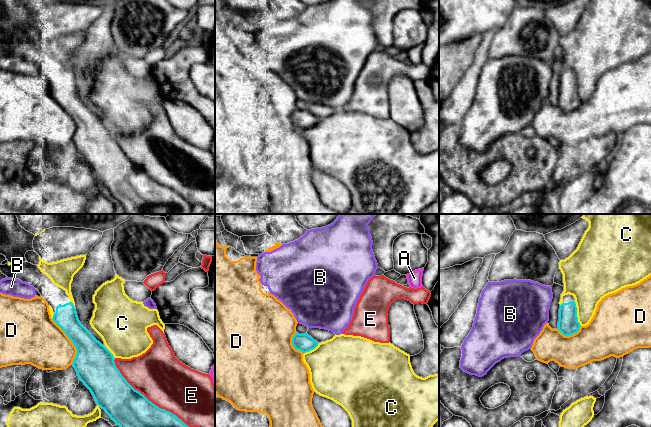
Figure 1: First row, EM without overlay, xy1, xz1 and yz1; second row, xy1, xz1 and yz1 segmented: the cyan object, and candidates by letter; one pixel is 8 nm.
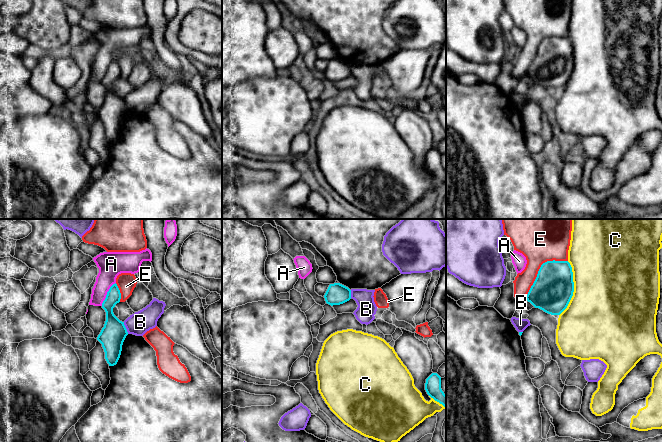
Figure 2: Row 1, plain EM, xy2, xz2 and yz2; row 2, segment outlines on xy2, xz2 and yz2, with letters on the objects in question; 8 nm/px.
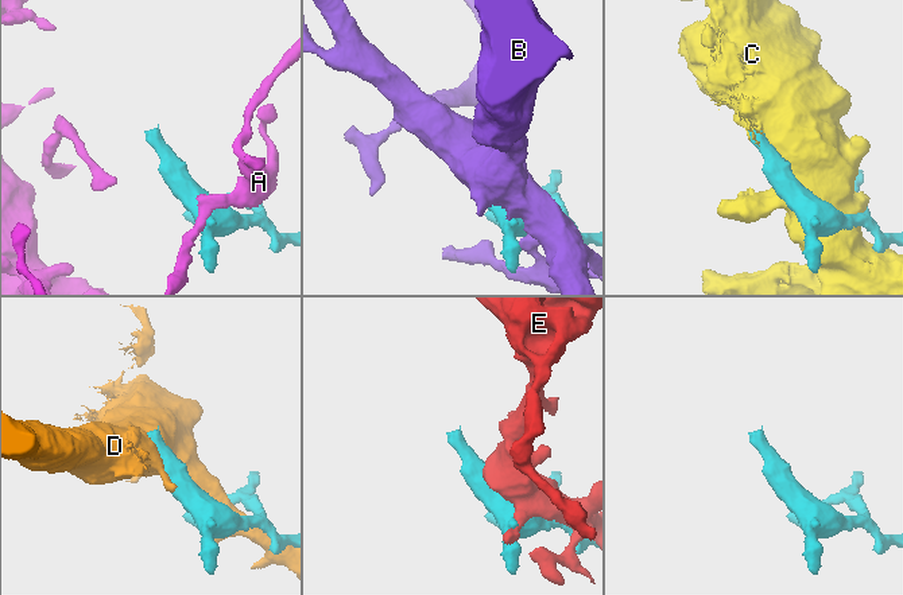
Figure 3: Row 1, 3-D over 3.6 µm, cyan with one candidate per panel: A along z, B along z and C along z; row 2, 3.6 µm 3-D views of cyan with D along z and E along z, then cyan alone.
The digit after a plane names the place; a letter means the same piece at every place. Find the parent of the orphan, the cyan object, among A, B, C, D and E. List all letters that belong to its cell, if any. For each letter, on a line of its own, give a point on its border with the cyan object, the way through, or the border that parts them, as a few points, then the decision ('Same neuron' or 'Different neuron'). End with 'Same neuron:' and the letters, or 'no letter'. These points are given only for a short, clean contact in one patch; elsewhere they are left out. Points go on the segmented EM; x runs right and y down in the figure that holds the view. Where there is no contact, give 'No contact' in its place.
A: Touches cyan at xy2 (107, 294). Boundary: xy2 (115, 282), (110, 287), (101, 305). Different neuron
B: Touches cyan at xy2 (125, 328). Boundary: xy2 (123, 322), (128, 333). Different neuron
C: Touches cyan at yz2 (573, 288). Different neuron
D: Touches cyan at xy1 (71, 340). Different neuron
E: Touches cyan at xy1 (146, 398). Different neuron
Same neuron: no letter

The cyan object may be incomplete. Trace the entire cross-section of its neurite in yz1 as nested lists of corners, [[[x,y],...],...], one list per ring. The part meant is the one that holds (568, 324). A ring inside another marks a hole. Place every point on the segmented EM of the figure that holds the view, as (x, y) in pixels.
[[[570,294],[563,296],[563,303],[559,309],[558,330],[564,336],[570,336],[577,333],[580,327],[574,296]]]

